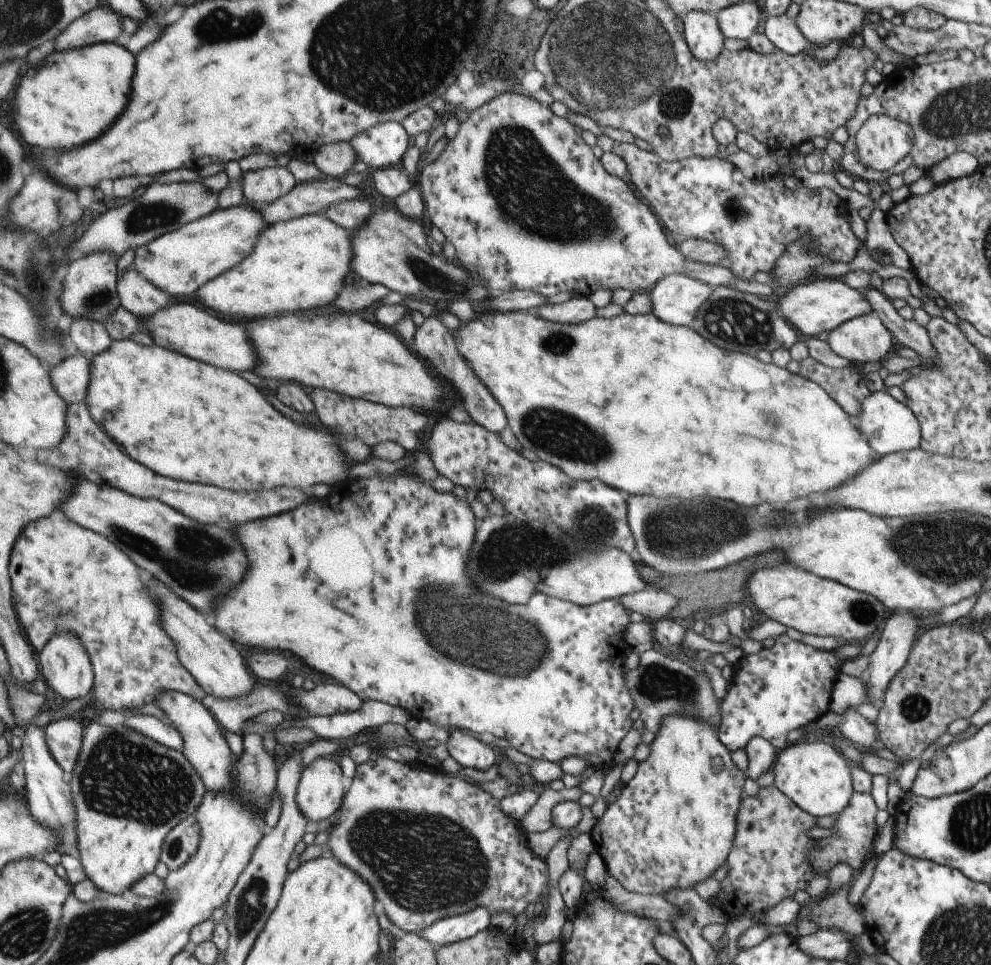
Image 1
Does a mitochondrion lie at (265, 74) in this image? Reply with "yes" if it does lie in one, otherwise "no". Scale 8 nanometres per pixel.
no

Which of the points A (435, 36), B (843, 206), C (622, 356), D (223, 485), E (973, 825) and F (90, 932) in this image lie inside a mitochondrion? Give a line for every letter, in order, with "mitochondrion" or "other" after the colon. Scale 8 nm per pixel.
A: mitochondrion
B: other
C: other
D: other
E: mitochondrion
F: mitochondrion

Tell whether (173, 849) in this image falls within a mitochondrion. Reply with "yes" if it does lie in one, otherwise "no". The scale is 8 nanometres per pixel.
yes

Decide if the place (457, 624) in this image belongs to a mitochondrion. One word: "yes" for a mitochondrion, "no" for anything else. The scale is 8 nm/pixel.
yes

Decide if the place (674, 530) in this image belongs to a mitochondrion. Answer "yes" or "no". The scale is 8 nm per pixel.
yes

